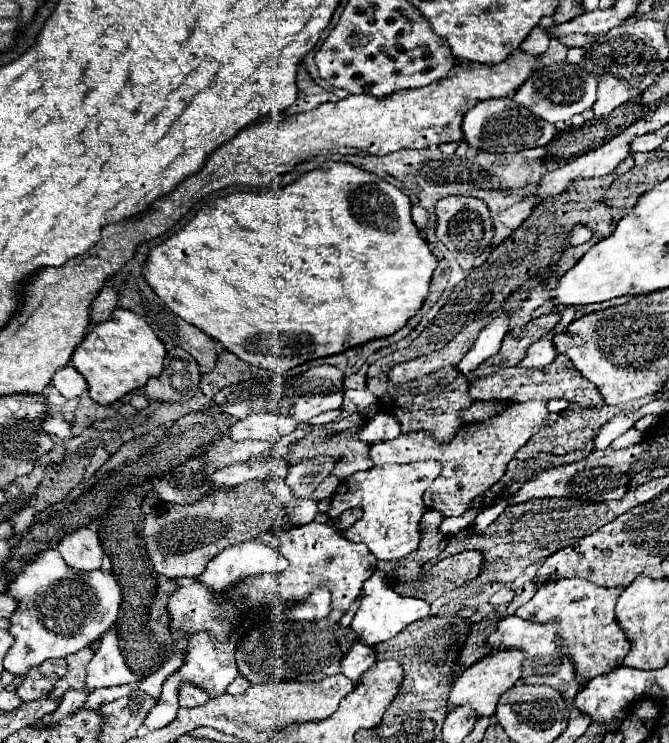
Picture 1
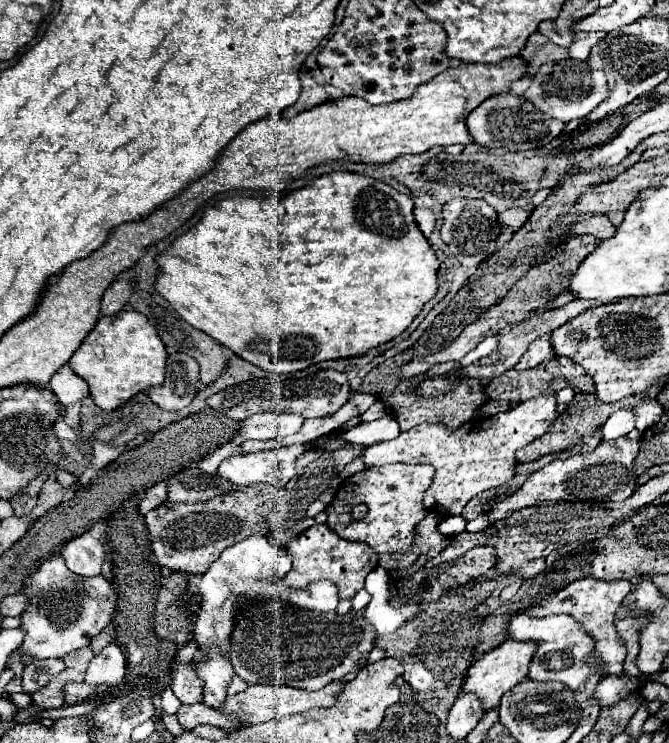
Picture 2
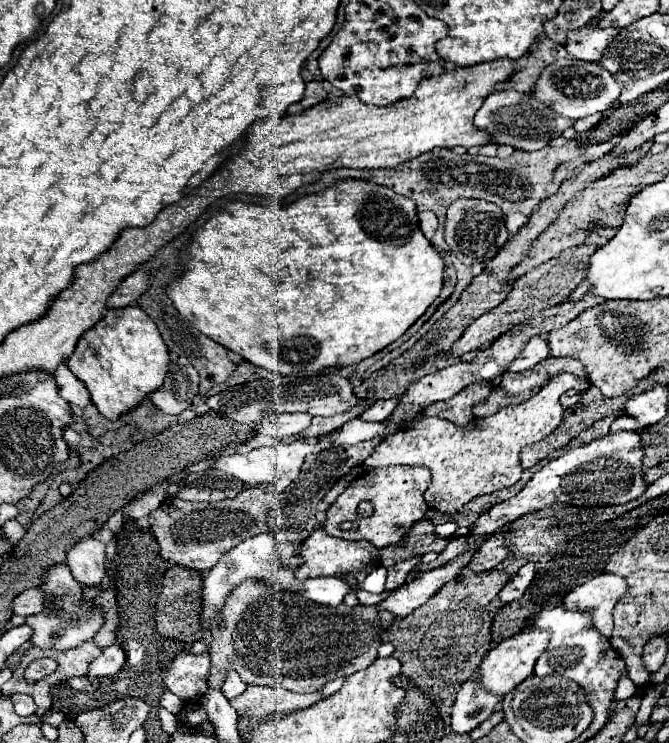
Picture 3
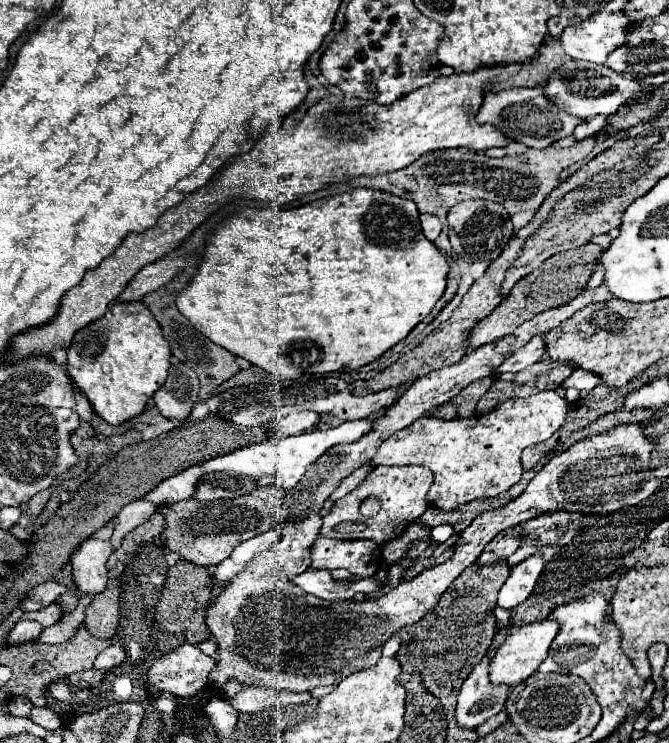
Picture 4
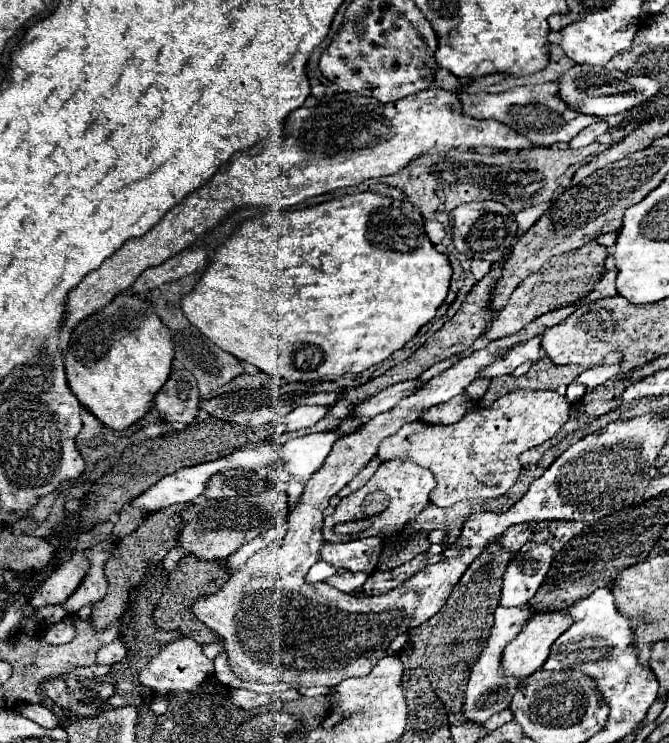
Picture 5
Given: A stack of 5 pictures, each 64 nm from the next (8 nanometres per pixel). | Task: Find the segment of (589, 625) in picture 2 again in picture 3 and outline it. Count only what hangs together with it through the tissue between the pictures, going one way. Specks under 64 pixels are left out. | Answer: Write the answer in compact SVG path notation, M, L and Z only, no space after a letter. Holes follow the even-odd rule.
M600 574L580 586L574 586L562 600L560 608L590 612L594 628L610 640L612 636L612 610L618 604L620 596L626 592L626 580L620 576ZM621 676L617 691L615 692L616 699L623 700L634 695L637 690L636 685L629 679L628 676Z

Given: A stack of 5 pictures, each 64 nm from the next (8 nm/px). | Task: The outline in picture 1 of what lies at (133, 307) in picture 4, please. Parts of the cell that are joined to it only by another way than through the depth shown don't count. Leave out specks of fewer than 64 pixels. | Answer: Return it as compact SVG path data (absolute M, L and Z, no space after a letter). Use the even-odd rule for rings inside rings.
M116 308L112 318L94 324L84 336L80 346L74 350L72 366L86 378L90 398L98 404L112 404L134 388L146 384L148 378L160 376L166 350L154 330L134 312Z

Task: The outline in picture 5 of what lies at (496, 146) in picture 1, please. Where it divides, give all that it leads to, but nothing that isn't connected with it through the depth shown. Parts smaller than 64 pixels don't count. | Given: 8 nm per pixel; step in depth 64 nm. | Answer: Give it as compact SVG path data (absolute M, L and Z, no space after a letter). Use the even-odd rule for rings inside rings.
M546 82L538 86L518 86L510 88L500 94L460 94L462 104L470 102L464 106L464 112L476 120L496 120L528 138L534 146L552 146L556 142L570 142L582 128L598 122L600 118L596 116L584 116L578 112L572 112L560 98L558 98L558 86L556 82Z

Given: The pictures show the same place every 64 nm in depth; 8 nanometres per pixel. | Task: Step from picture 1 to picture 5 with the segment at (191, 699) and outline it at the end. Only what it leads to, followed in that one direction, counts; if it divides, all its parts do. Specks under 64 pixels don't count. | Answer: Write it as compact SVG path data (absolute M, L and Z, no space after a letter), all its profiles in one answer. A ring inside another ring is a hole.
M180 638L168 644L166 648L162 648L152 658L152 662L140 672L140 682L158 694L168 694L168 692L178 692L178 690L194 692L212 672L214 672L214 664L204 656L202 646L190 638Z

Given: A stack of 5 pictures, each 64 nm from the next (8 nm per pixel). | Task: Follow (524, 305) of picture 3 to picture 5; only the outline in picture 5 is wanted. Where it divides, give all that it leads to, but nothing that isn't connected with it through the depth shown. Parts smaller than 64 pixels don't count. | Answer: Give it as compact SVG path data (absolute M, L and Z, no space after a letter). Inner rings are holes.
M590 242L578 250L550 258L538 272L534 272L532 276L528 276L524 282L518 284L518 288L512 292L508 304L492 318L492 322L484 330L482 338L486 342L492 342L498 338L510 336L510 334L518 332L520 328L524 328L534 318L538 318L550 310L578 302L580 298L584 298L592 290L594 282L600 280L606 256L608 256L608 252L604 246Z

